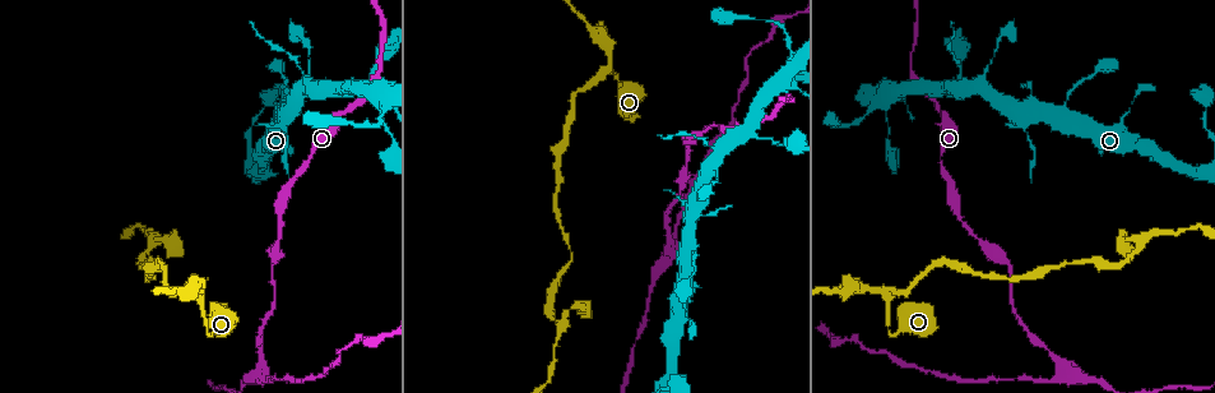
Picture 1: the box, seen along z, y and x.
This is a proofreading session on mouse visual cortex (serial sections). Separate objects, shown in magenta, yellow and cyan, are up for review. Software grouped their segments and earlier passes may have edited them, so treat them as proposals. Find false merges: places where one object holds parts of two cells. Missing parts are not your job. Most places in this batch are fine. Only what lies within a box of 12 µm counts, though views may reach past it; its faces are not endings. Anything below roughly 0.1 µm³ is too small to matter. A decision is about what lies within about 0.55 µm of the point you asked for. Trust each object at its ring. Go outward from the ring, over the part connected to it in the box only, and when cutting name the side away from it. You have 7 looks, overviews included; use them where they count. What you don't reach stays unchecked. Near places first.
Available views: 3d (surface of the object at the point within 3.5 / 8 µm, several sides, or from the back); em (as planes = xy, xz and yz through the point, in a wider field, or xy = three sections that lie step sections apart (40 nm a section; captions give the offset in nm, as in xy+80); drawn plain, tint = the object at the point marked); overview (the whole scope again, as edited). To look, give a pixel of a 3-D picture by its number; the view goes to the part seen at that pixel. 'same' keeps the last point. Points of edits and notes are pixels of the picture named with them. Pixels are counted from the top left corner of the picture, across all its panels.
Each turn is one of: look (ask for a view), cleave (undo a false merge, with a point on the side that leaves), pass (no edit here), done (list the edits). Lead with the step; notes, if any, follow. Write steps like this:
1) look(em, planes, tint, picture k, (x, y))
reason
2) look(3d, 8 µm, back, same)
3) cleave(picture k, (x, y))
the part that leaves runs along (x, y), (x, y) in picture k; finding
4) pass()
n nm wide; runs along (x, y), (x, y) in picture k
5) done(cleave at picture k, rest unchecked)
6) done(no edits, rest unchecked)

look(3d, 3.5 µm, picture 1, (605, 74))
thin neck

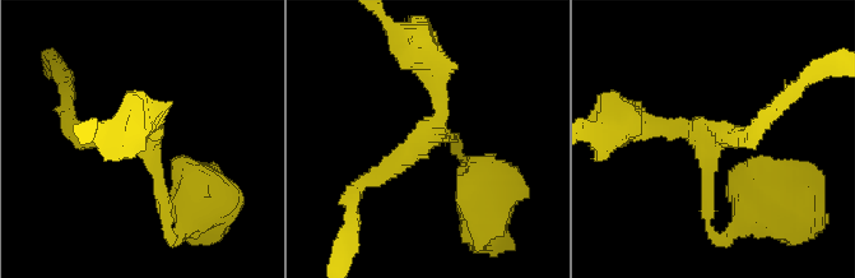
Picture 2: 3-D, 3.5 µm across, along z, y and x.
look(em, xy, step 5, tint, picture 2, (432, 140))
3 arms; arms of 150, 200, 250 nm; need the tissue

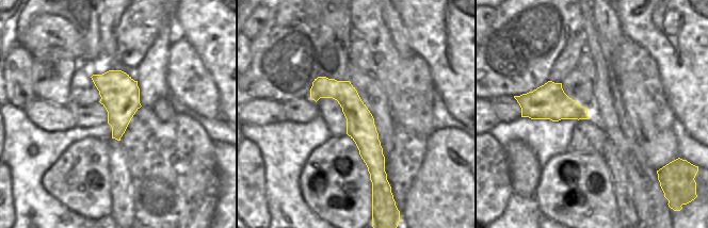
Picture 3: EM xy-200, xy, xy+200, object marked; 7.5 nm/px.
pass()
runs along (172, 239), (145, 148), (82, 133) in picture 2; continuous, no second cell

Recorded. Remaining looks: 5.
look(3d, 3.5 µm, picture 1, (670, 240))

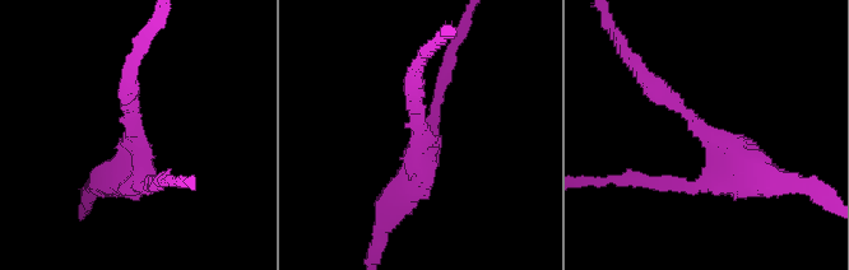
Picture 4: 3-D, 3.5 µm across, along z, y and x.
look(em, xy, step 3, tint, picture 4, (420, 135))
3 arms; arms of 250, 250, 450 nm; need the tissue

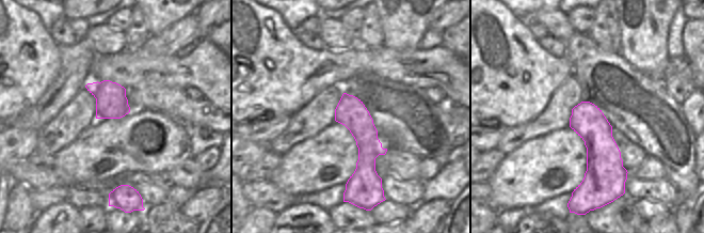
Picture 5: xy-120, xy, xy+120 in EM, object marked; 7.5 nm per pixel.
pass()
runs along (345, 96), (365, 133), (360, 185) in picture 5; one cell here

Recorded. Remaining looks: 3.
look(3d, 3.5 µm, picture 1, (150, 238))

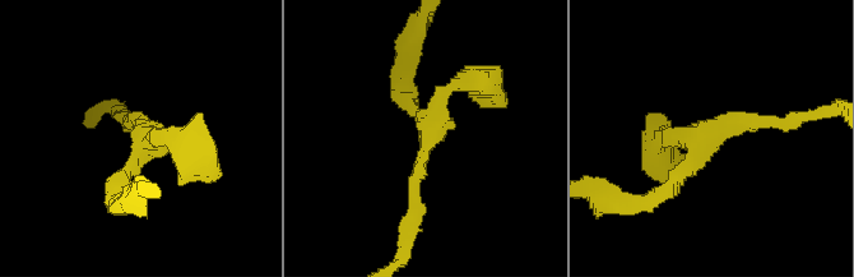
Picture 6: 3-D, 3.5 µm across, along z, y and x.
look(em, xy, step 5, tint, picture 6, (428, 125))
need the tissue

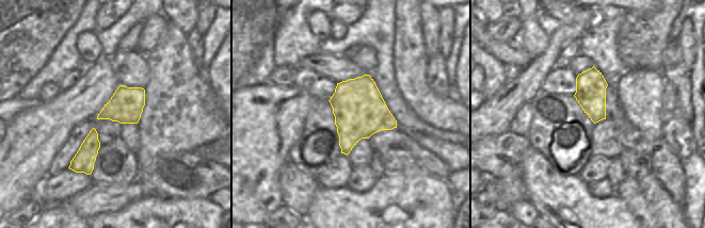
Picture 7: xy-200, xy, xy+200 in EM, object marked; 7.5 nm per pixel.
pass()
3 arms; arms of 200, 200, 200 nm; runs along (120, 201), (158, 133), (198, 157) in picture 6; continuous, no second cell

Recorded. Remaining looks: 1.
done(no edits, rest unchecked)

